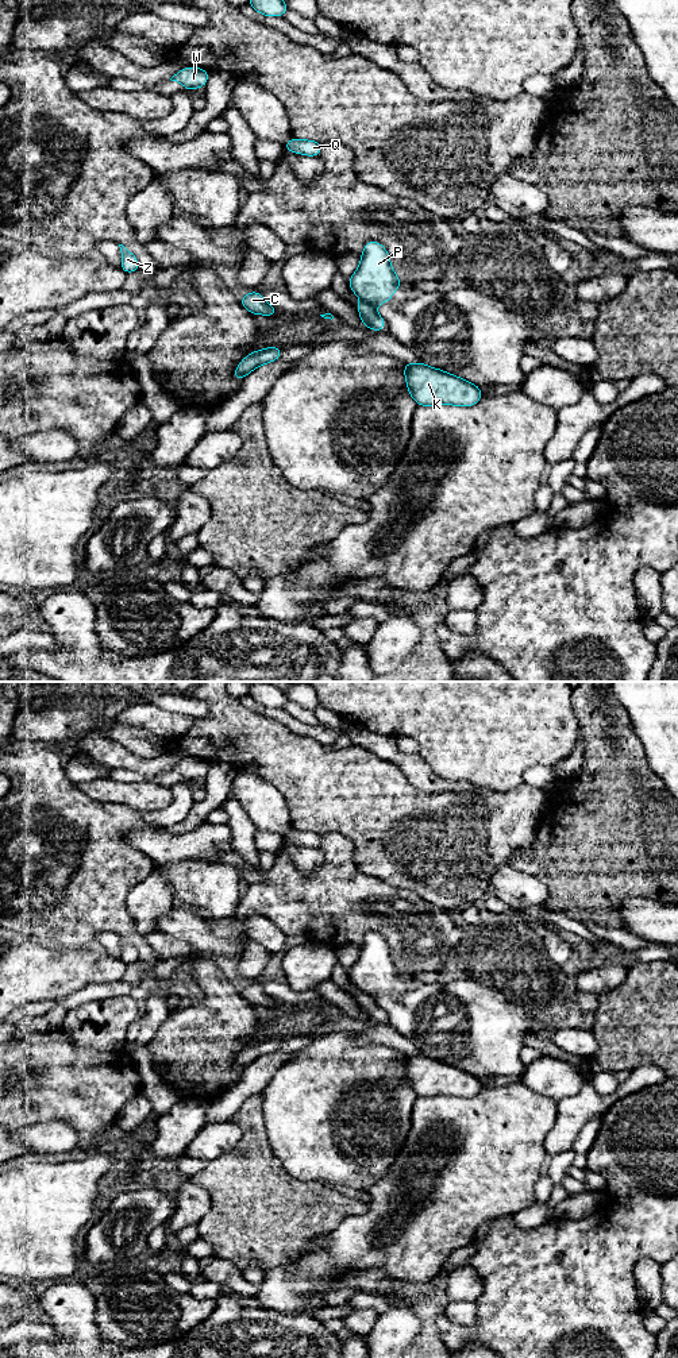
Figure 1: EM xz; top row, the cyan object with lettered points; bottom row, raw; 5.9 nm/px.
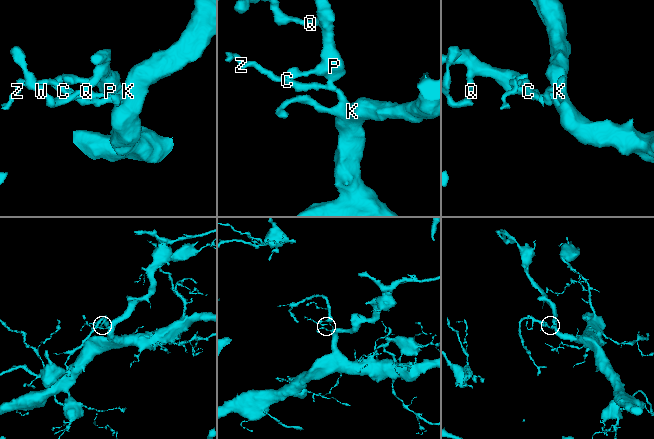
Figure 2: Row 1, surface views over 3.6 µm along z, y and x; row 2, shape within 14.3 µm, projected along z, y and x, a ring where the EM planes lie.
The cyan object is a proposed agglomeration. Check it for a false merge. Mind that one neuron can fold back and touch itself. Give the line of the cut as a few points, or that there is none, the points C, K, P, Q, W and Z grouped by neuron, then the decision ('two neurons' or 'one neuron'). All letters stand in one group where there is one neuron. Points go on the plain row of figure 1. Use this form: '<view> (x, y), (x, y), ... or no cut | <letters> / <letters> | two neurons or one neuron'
xz (362, 992), (373, 998) | C K Z / P Q W | two neurons

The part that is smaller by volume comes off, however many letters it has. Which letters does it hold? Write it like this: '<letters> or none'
P, Q, W

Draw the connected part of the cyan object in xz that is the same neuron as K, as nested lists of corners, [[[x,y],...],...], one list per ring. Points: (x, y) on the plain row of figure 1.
[[[421,1053],[405,1054],[404,1065],[411,1088],[417,1096],[471,1097],[482,1089],[478,1077]]]

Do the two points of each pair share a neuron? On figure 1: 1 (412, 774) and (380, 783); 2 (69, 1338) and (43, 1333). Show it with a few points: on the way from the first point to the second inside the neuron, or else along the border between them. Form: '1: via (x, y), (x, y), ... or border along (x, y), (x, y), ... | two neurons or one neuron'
1: border along (378, 757), (392, 762), (413, 786), (432, 791) | two neurons
2: border along (58, 1334), (54, 1339), (27, 1341) | two neurons

